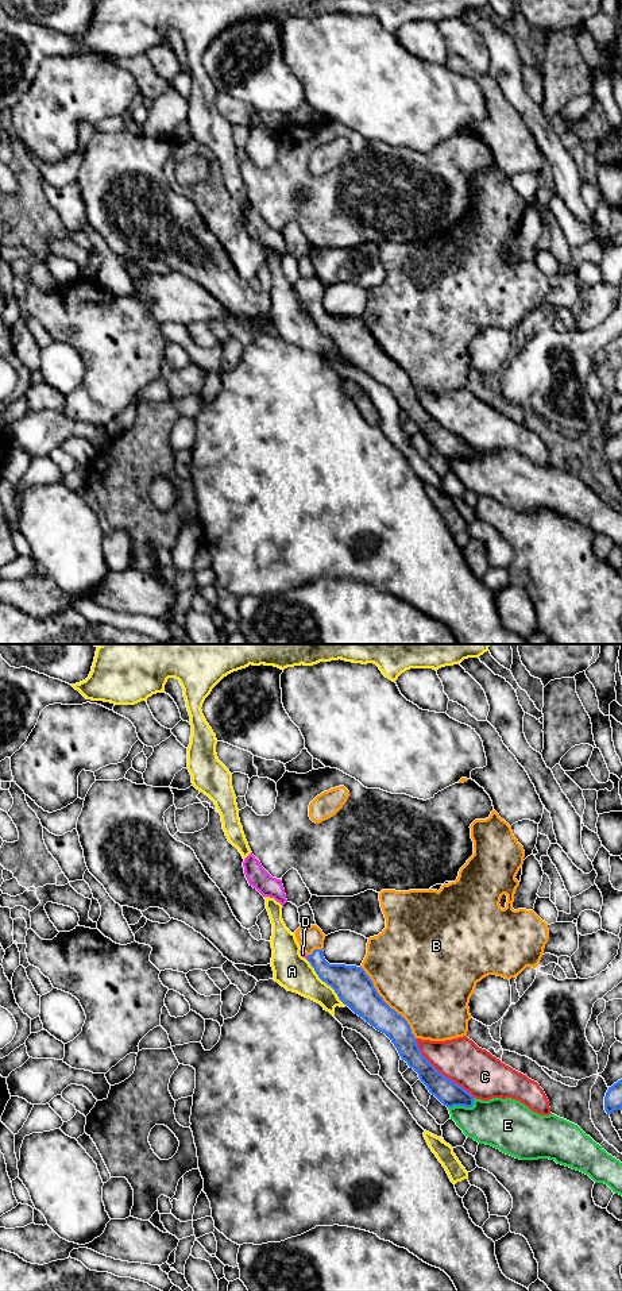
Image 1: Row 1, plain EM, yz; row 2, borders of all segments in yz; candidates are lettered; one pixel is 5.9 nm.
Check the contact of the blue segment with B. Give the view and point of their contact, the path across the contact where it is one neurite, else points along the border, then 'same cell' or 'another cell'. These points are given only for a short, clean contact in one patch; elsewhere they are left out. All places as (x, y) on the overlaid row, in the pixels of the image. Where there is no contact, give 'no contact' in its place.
contact yz (385, 1002); same cell

